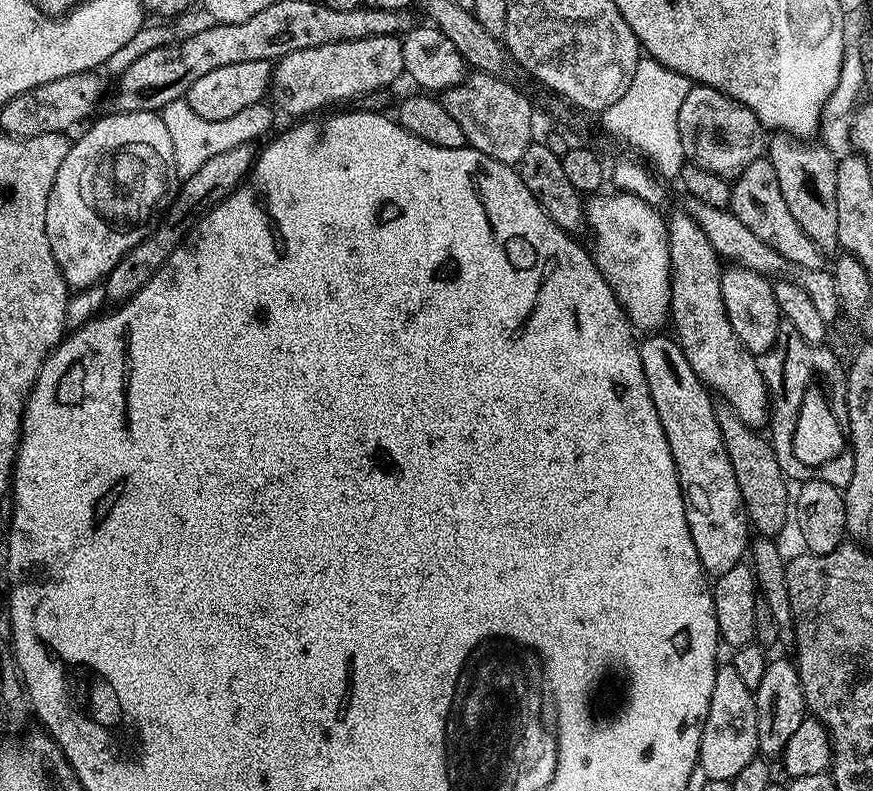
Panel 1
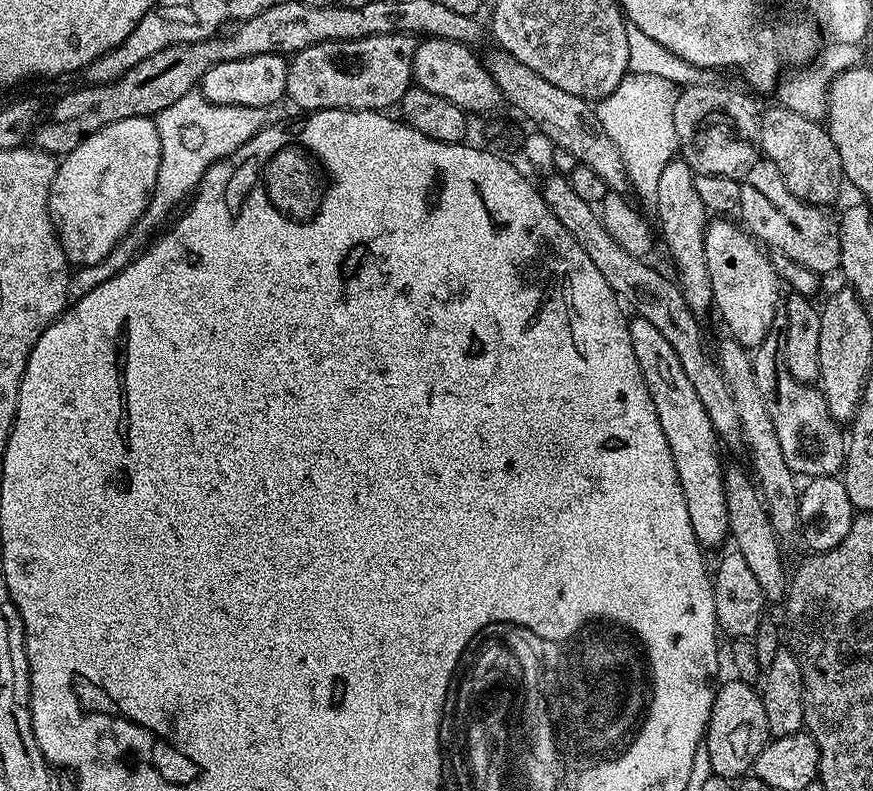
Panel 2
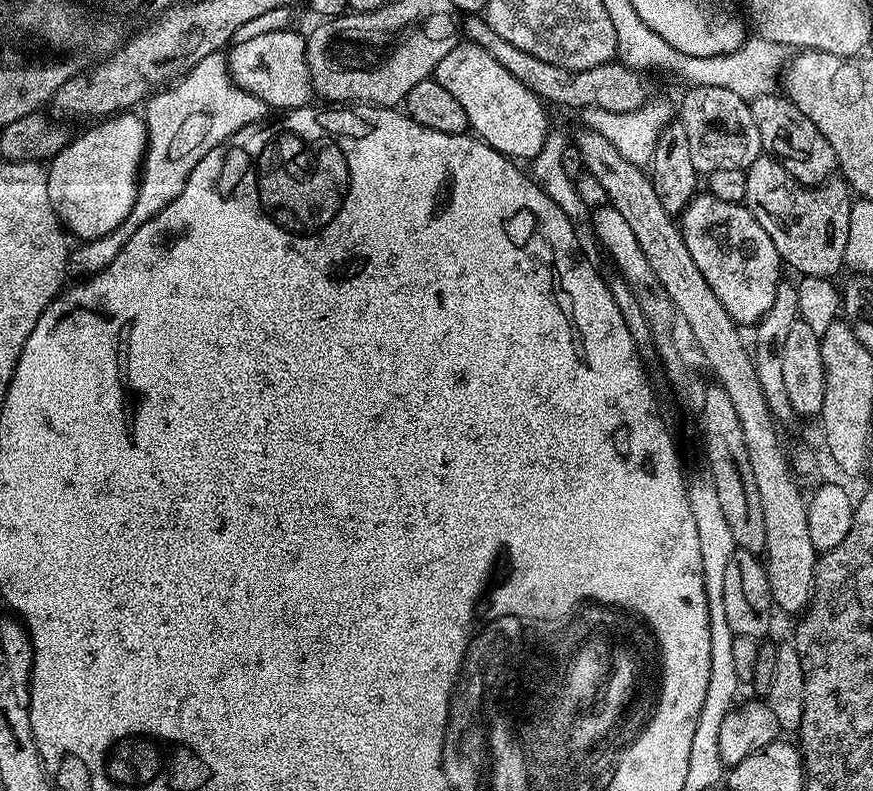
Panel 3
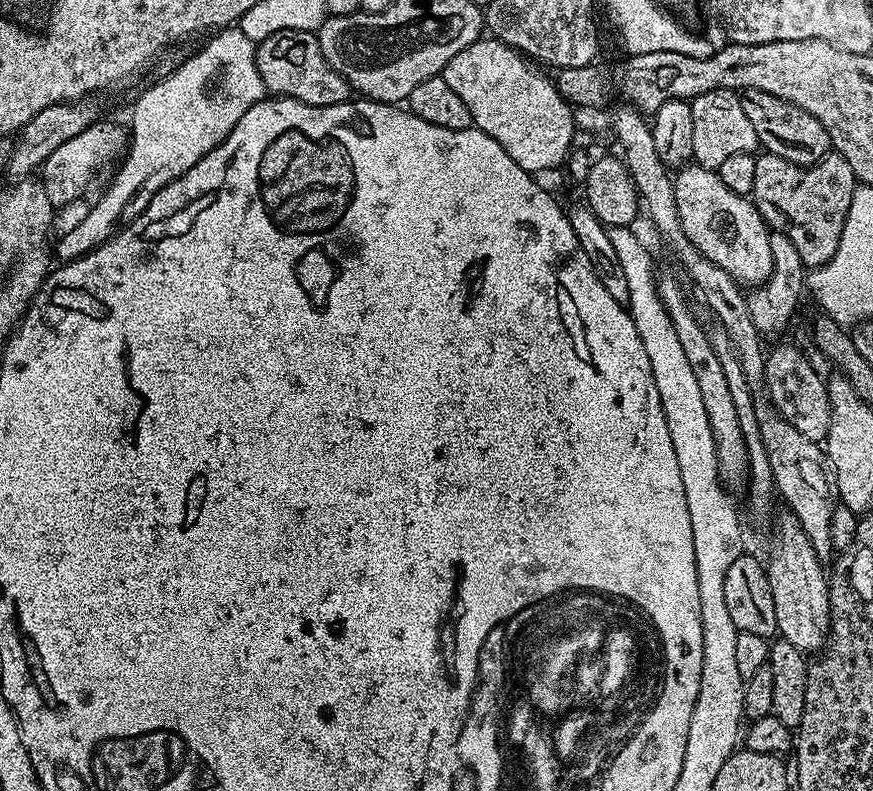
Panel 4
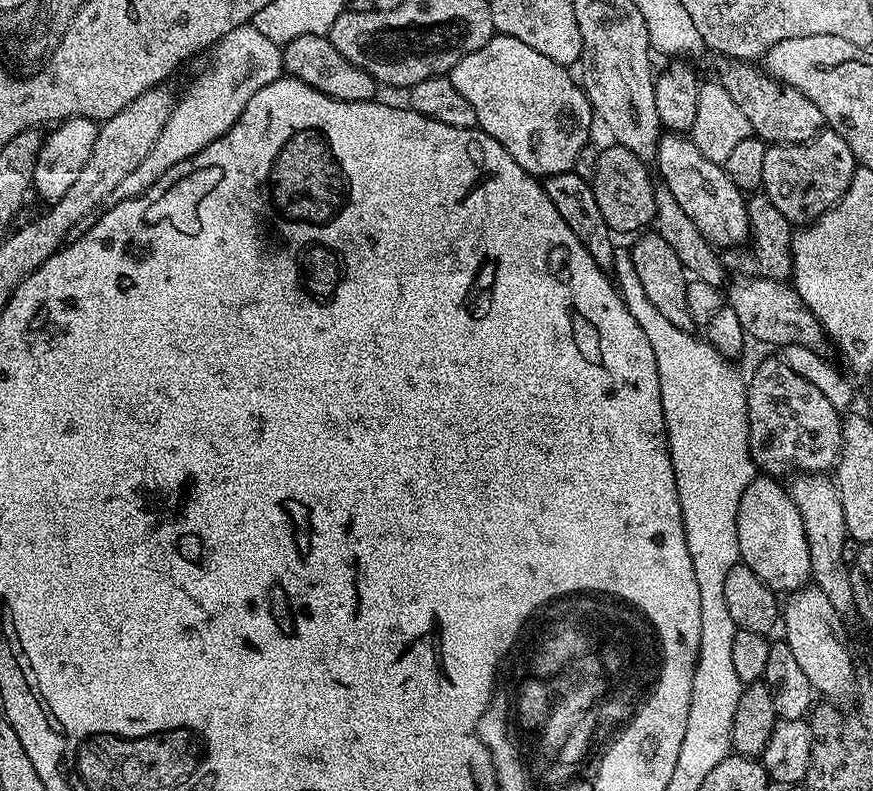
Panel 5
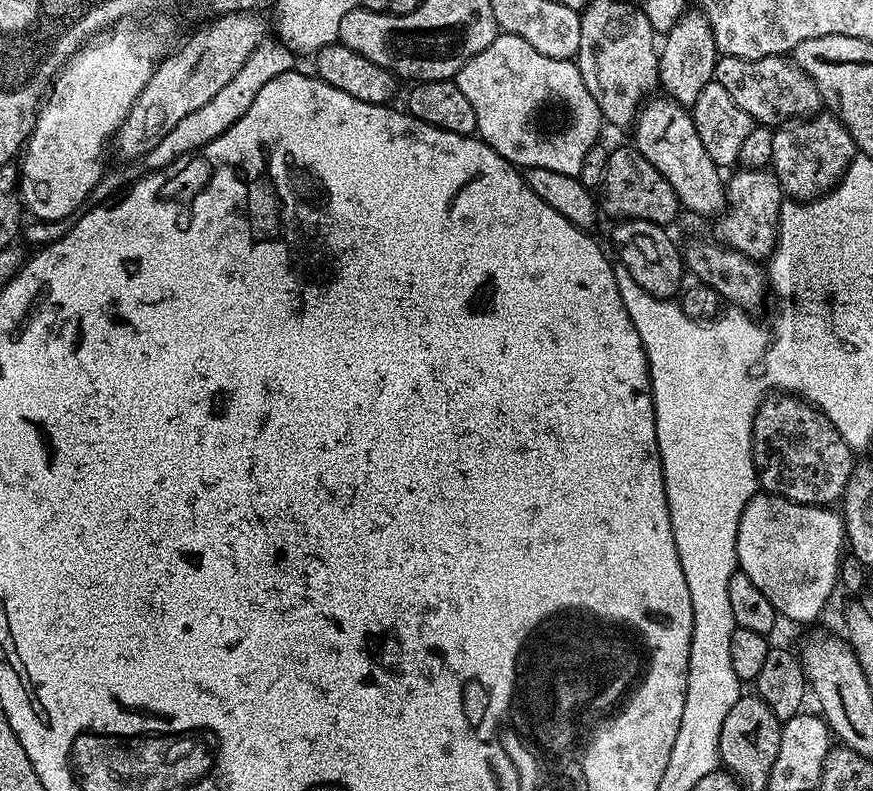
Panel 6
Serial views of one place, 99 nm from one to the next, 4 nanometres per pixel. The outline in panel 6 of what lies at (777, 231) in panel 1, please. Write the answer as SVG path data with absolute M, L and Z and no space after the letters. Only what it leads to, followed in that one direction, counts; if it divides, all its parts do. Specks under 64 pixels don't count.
M824 110L811 118L789 122L775 129L770 168L776 173L785 197L793 200L816 200L831 192L844 179L844 171L857 155L854 138L850 138L843 122Z

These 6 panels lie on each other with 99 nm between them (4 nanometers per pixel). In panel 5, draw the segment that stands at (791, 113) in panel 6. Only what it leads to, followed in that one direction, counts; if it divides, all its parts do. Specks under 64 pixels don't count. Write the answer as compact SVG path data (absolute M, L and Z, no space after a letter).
M731 58L725 59L723 63L718 82L726 86L730 98L734 98L735 104L742 109L742 114L746 114L753 133L761 140L769 145L804 144L824 131L826 125L822 110L818 110L818 106L814 106L814 102L810 102L810 98L806 98L802 90L774 79L755 63Z

